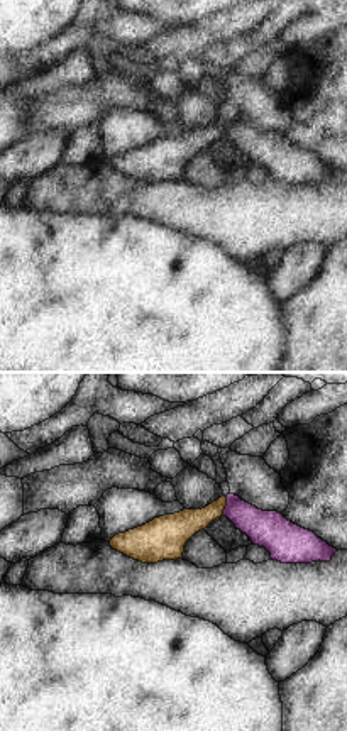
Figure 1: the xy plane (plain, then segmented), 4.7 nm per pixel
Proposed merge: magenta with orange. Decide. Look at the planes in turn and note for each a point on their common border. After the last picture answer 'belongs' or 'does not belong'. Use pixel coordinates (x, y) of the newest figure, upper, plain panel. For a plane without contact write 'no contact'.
contact (225, 127)

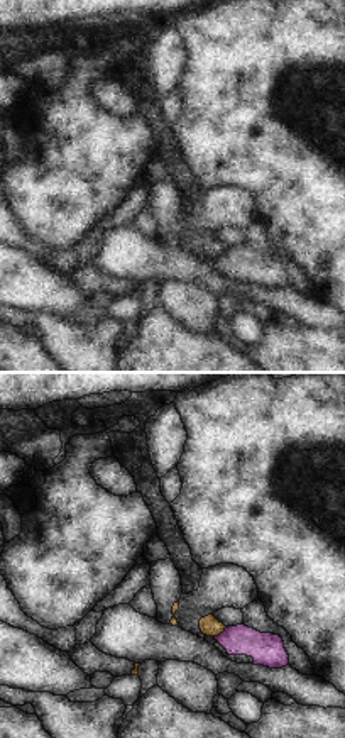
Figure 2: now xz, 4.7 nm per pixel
contact (220, 254)

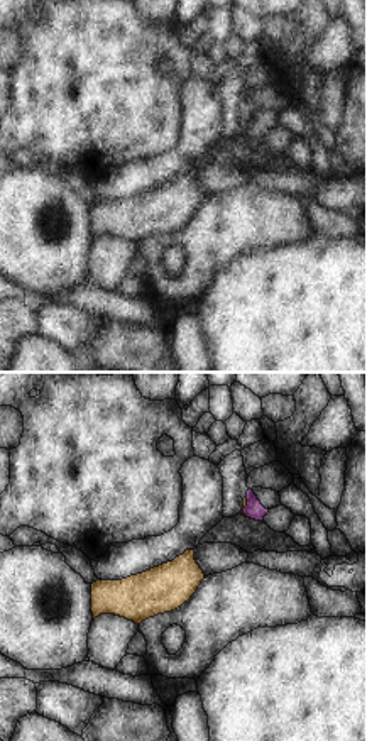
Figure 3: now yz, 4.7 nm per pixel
contact (247, 126)

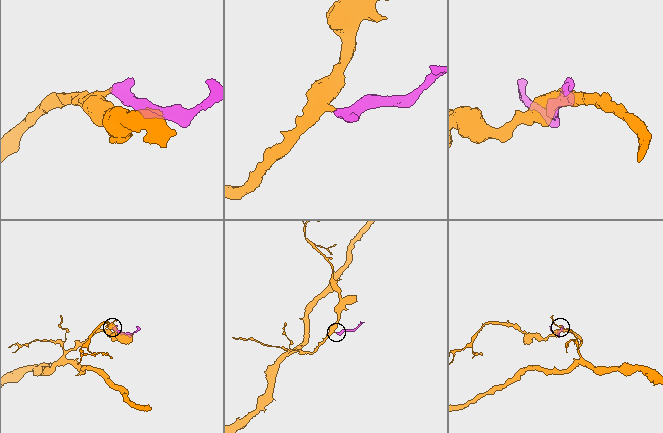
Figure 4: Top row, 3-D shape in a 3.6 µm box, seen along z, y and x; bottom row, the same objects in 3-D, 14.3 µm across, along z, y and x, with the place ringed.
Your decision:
does not belong

